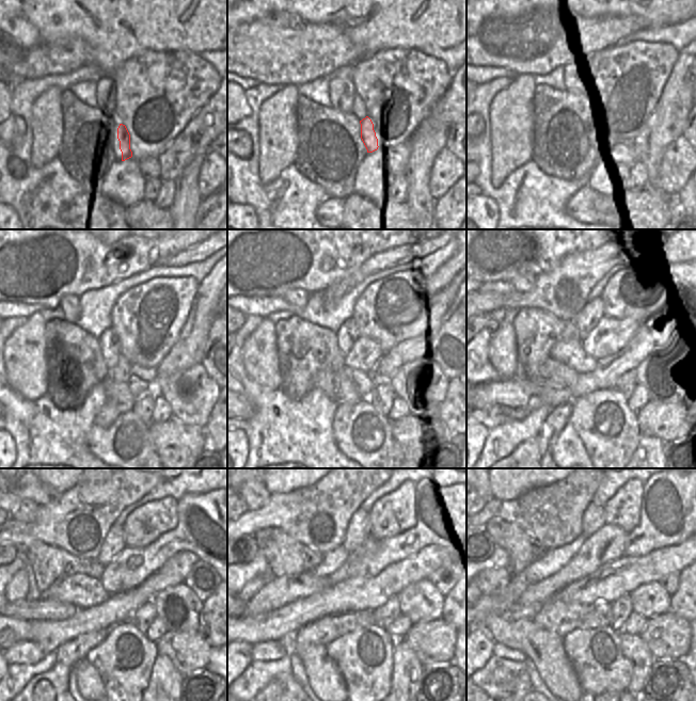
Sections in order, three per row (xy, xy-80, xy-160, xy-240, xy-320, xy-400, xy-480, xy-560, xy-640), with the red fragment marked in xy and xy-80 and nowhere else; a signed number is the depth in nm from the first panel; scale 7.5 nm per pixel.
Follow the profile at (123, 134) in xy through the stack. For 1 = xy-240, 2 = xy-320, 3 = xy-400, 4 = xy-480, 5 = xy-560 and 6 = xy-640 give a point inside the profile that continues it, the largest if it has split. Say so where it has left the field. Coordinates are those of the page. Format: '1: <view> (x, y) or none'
1: xy-240 (109, 339)
2: xy-320 (348, 333)
3: xy-400 (591, 313)
4: xy-480 (113, 543)
5: xy-560 (358, 530)
6: xy-640 (595, 516)

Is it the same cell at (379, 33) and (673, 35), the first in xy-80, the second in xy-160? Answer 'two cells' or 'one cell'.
two cells

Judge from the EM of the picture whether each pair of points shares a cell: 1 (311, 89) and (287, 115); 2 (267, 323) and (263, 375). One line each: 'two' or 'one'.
1: two
2: one

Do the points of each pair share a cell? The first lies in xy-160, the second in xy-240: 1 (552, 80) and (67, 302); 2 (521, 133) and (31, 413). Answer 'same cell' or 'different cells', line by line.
1: same cell
2: different cells

